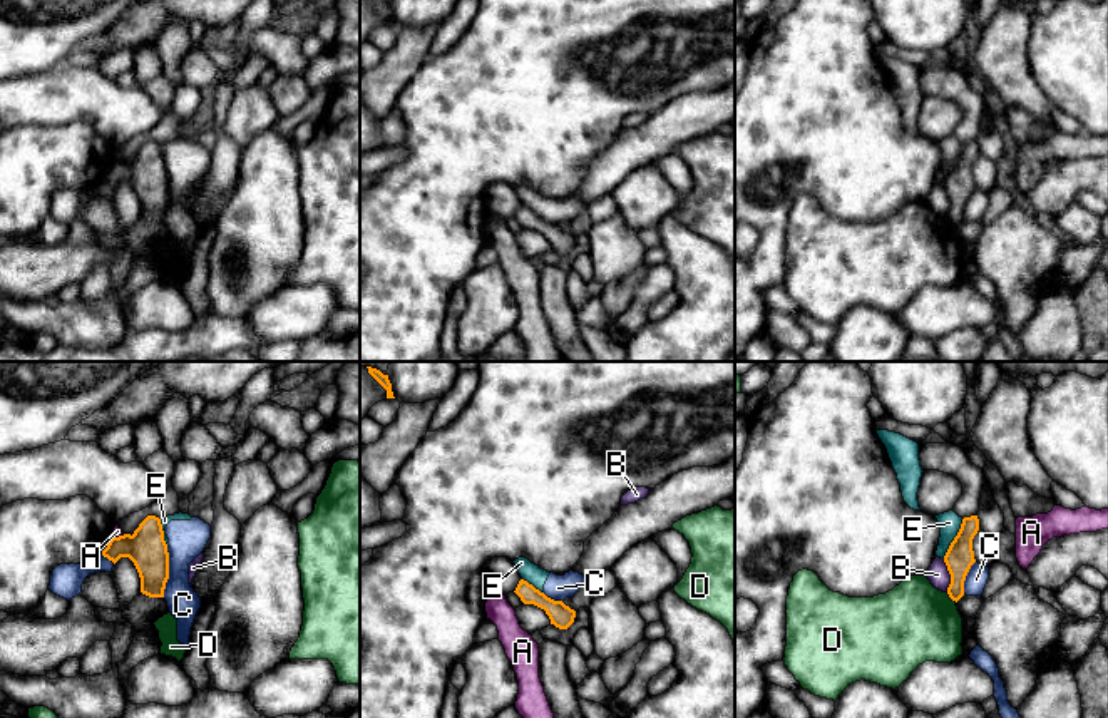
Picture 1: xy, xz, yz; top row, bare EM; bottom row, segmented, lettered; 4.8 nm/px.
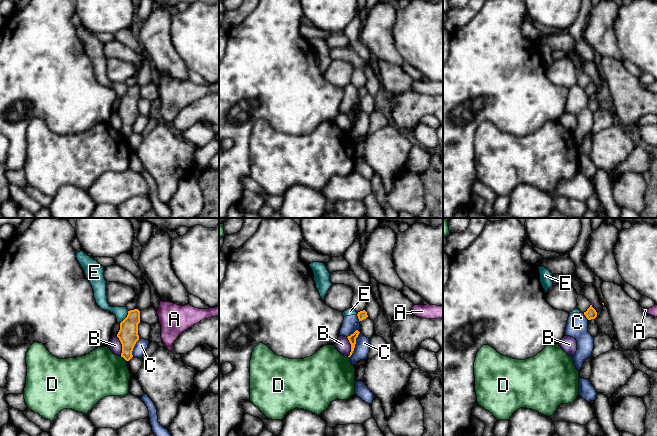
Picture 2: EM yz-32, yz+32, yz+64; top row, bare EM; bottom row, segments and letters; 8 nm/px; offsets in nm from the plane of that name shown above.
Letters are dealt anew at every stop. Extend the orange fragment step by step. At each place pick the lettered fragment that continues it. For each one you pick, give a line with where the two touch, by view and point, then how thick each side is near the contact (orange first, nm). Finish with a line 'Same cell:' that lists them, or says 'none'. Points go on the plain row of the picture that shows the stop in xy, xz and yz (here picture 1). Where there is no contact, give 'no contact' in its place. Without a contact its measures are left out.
Same cell: none

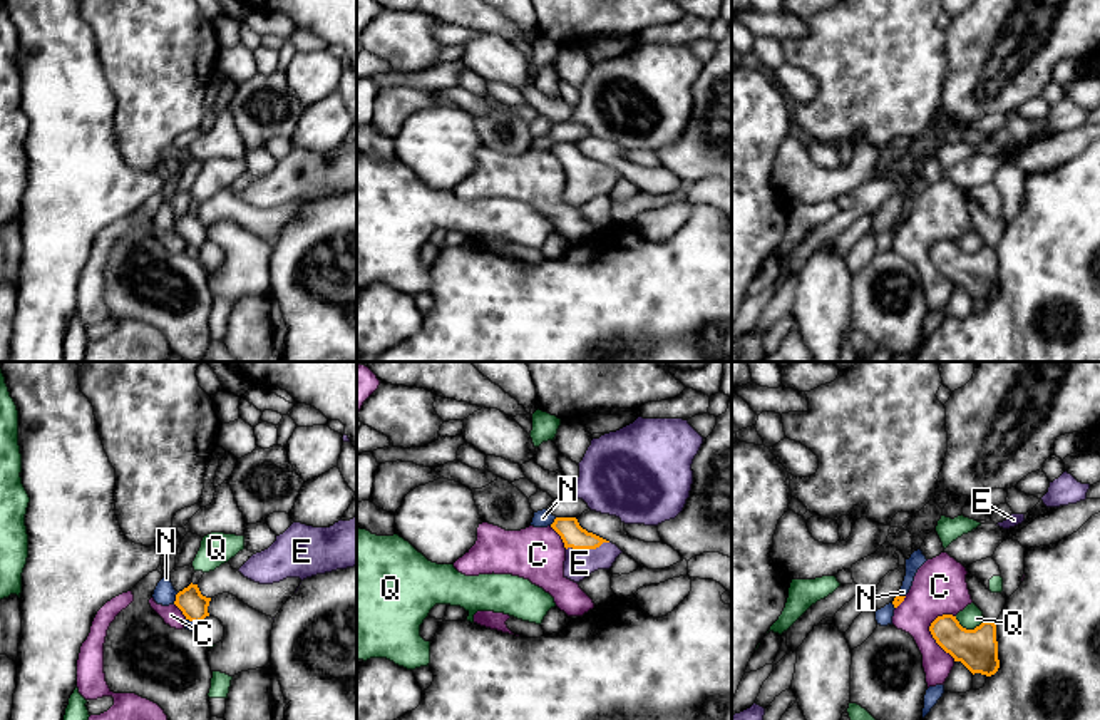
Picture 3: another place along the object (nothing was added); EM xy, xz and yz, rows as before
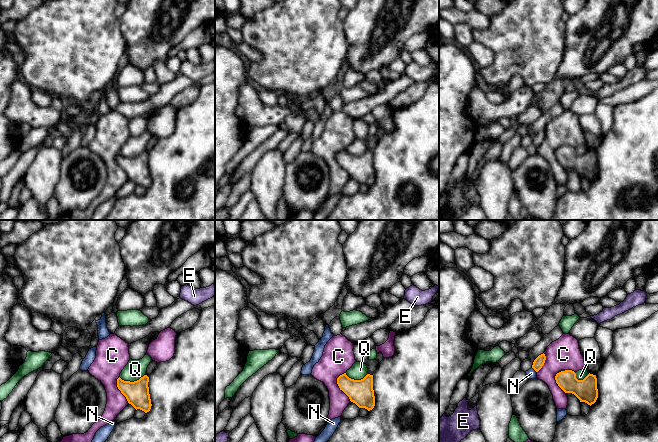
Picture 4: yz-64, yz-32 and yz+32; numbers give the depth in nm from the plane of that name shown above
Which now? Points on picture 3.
E: contact xz (586, 173); calibres 110 and 140 nm
Same cell: E

